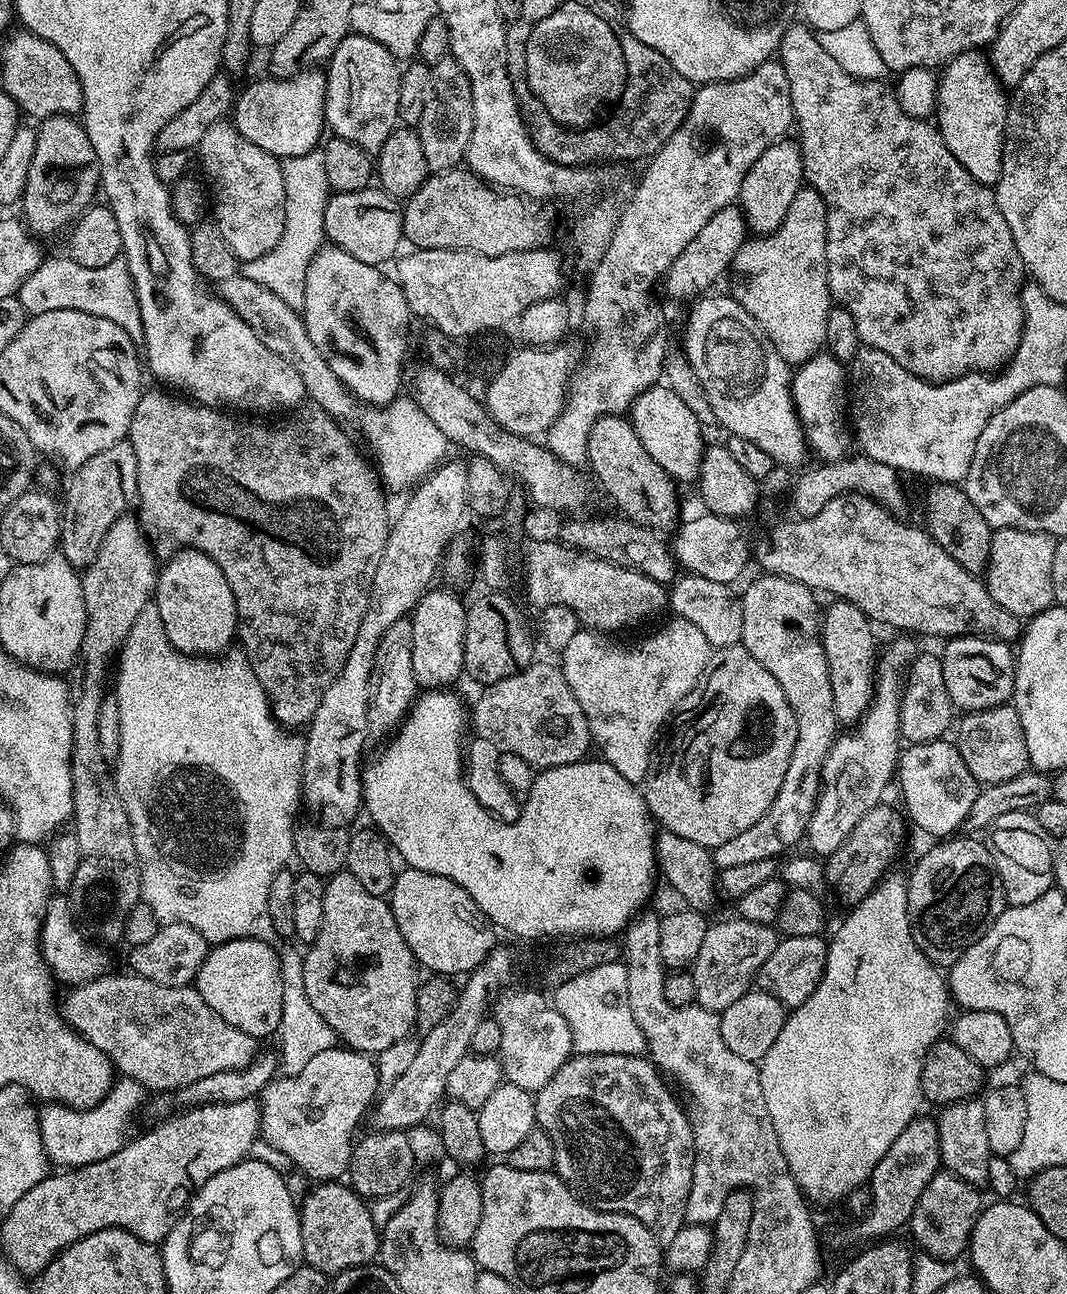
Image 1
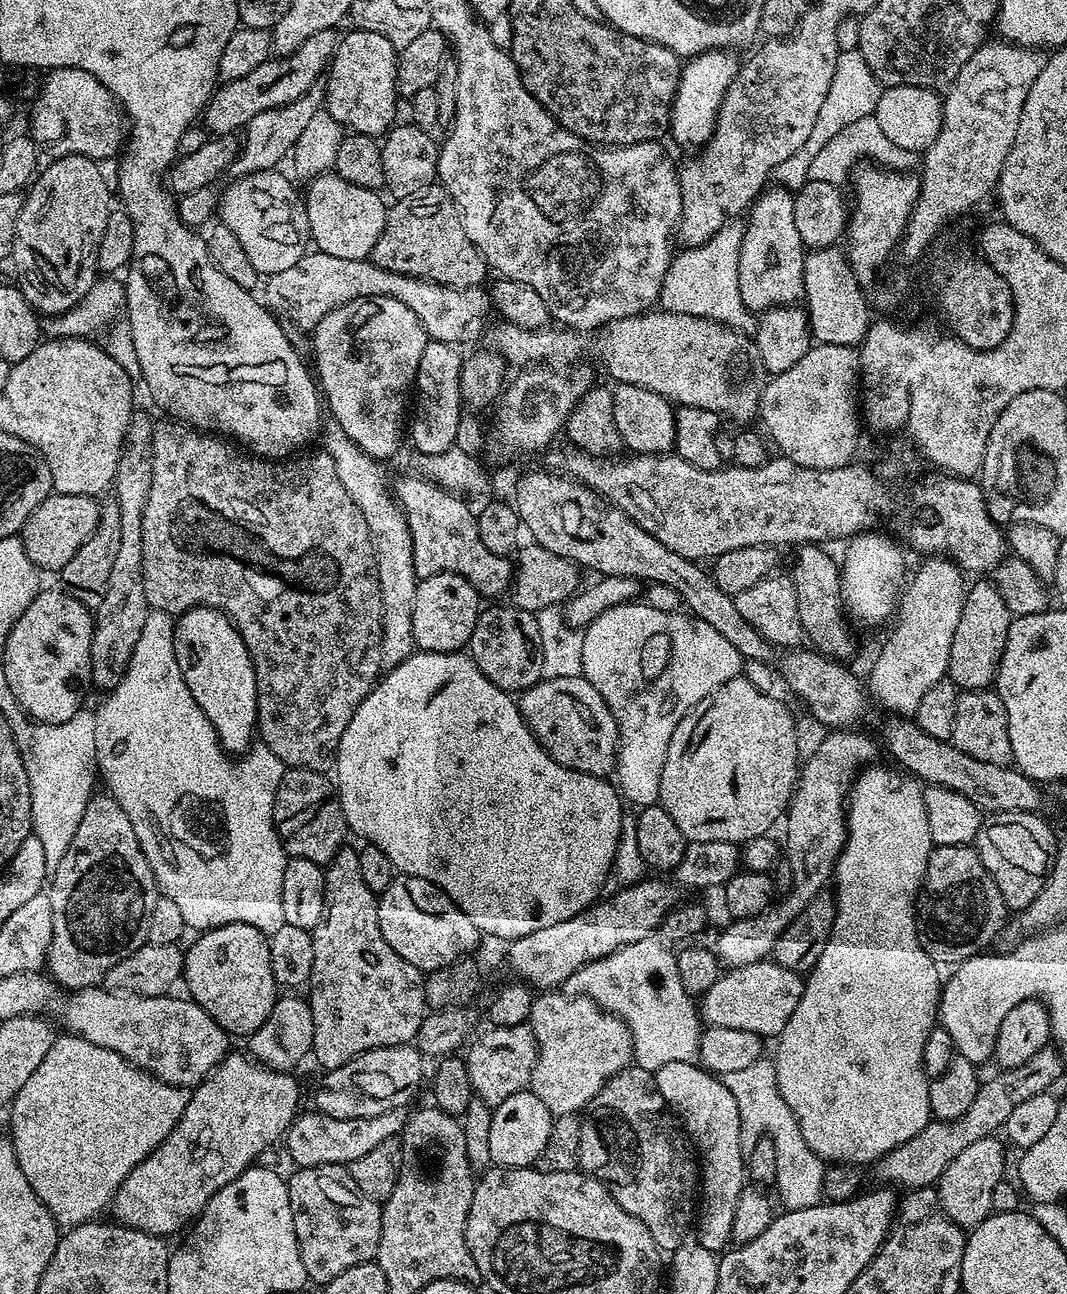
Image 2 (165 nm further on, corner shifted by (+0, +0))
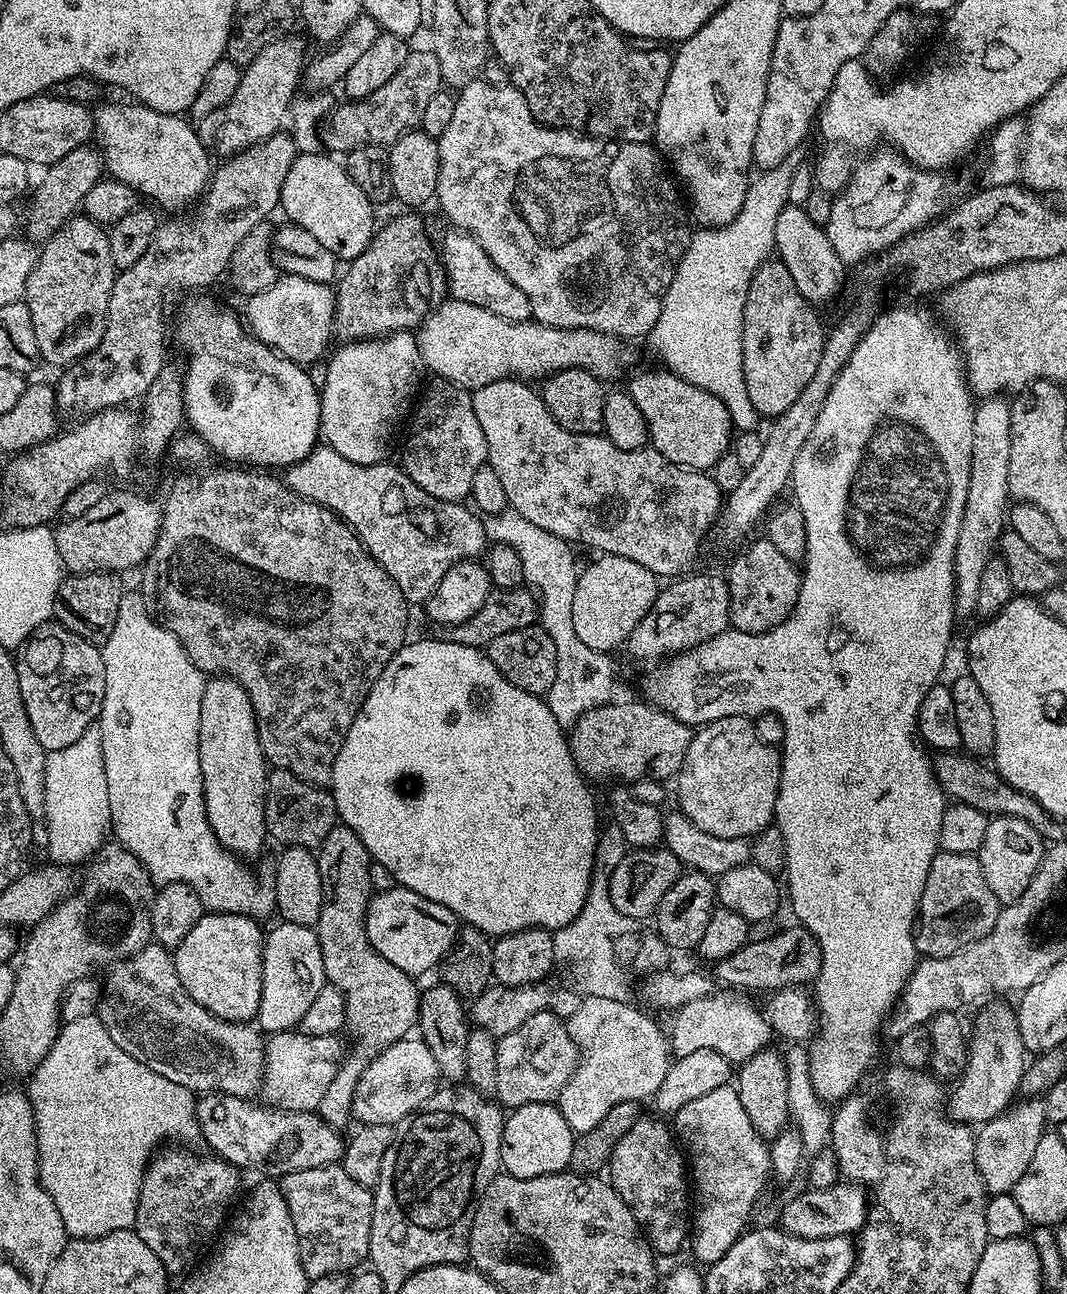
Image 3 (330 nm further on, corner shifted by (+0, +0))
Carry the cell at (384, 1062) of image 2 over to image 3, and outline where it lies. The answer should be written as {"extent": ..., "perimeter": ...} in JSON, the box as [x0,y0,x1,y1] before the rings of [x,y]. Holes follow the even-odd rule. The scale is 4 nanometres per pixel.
{"extent":[352,1038,442,1126],"perimeter":[[[405,1038],[390,1045],[385,1052],[379,1052],[366,1066],[358,1086],[354,1090],[352,1115],[361,1125],[391,1124],[393,1126],[418,1110],[438,1091],[442,1077],[434,1054],[424,1044],[423,1039]]]}

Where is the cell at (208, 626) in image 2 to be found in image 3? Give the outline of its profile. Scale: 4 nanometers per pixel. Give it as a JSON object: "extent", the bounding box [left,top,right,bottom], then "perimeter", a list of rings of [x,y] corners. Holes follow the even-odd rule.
{"extent":[198,678,270,858],"perimeter":[[[212,678],[209,684],[203,685],[204,693],[202,694],[202,710],[200,711],[200,721],[198,722],[198,762],[202,766],[202,782],[204,783],[204,801],[206,802],[206,812],[208,814],[208,824],[214,830],[214,834],[218,838],[218,842],[233,856],[241,858],[249,858],[248,856],[256,856],[264,848],[264,840],[269,839],[268,827],[266,826],[266,798],[268,797],[268,773],[270,765],[267,758],[264,757],[262,750],[262,742],[258,738],[258,726],[256,725],[256,715],[252,709],[250,698],[246,694],[246,690],[242,690],[242,686],[237,680],[227,678]]]}

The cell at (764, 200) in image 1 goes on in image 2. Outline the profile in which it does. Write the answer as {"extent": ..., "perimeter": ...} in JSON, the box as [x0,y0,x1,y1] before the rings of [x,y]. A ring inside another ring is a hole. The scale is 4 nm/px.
{"extent":[738,187,806,314],"perimeter":[[[765,187],[746,213],[742,250],[738,258],[738,290],[744,307],[753,314],[792,306],[804,299],[806,249],[796,225],[796,196],[787,188]]]}

